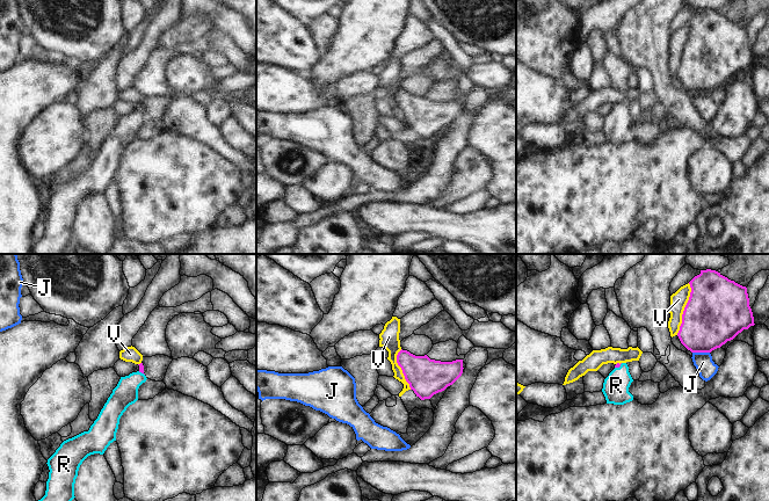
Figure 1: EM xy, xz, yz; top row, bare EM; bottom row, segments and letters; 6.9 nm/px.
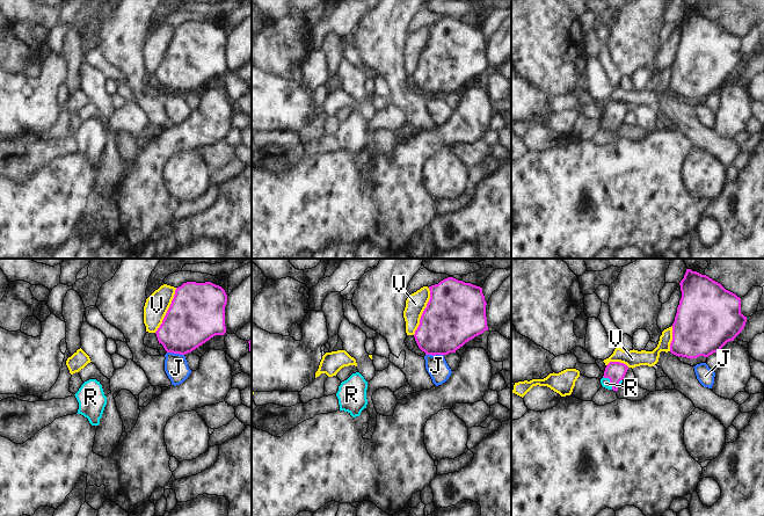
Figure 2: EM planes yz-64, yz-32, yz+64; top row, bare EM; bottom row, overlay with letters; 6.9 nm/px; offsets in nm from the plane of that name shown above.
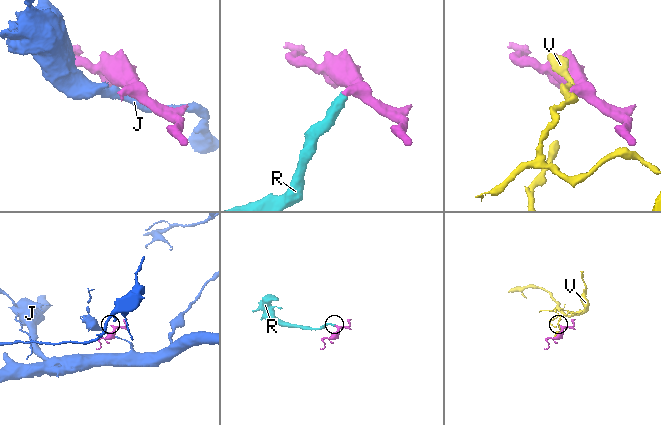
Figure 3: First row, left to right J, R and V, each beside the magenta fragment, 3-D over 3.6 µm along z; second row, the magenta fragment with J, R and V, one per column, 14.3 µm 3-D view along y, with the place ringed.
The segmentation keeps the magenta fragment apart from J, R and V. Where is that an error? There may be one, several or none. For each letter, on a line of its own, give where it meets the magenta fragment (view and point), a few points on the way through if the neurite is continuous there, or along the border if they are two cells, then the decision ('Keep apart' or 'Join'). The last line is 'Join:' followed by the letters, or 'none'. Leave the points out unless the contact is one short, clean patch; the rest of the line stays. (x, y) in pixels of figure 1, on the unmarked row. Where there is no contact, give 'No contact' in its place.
J: Touches magenta at yz (701, 92). Boundary: yz (693, 92), (709, 93). Keep apart
R: Touches magenta at yz (618, 107). Path across: yz (617, 106), (618, 107), (618, 122), (616, 125). Join
V: Touches magenta at yz (684, 49). Keep apart
Join: R

